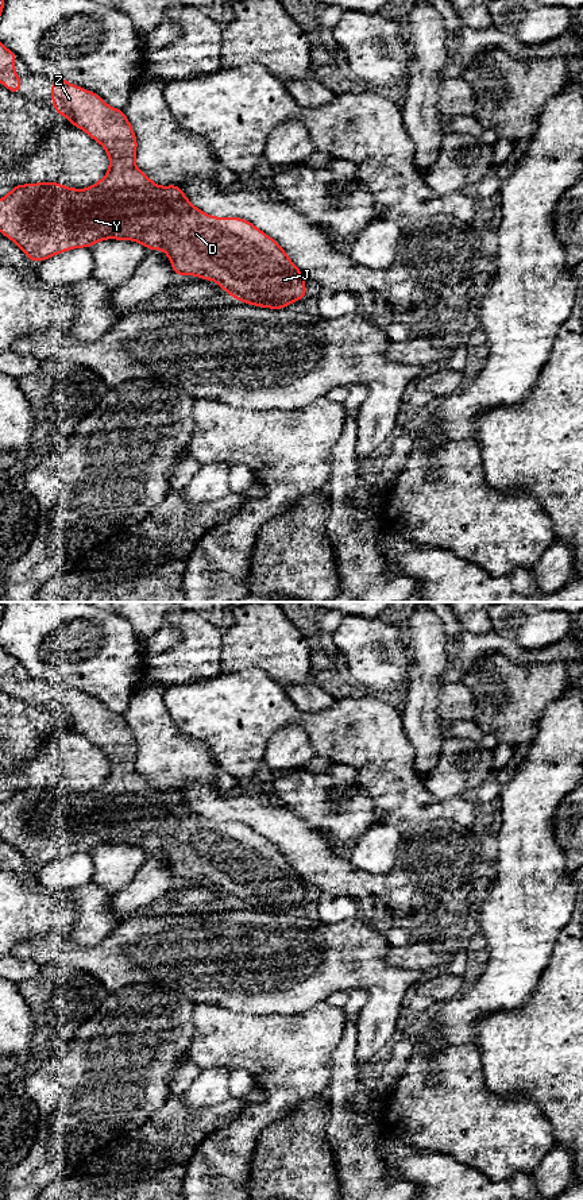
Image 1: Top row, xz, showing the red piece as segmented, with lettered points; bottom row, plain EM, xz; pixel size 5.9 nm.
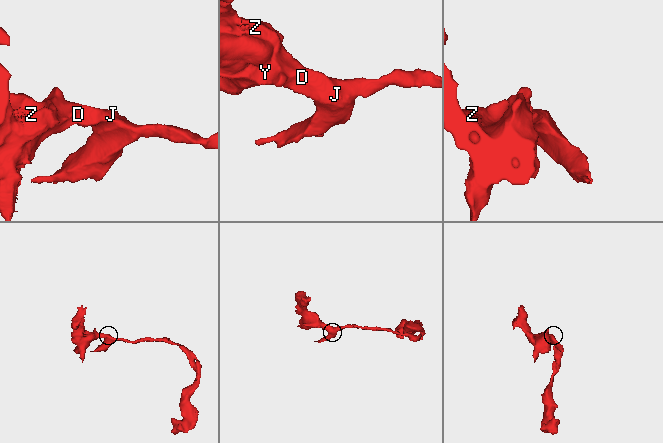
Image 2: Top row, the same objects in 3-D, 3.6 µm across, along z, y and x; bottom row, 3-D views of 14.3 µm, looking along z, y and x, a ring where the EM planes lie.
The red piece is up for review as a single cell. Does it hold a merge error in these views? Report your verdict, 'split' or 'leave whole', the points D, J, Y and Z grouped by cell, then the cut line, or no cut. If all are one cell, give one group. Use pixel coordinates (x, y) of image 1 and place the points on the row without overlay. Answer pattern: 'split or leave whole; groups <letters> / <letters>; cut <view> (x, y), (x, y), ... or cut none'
leave whole; groups D J Y Z; cut none

